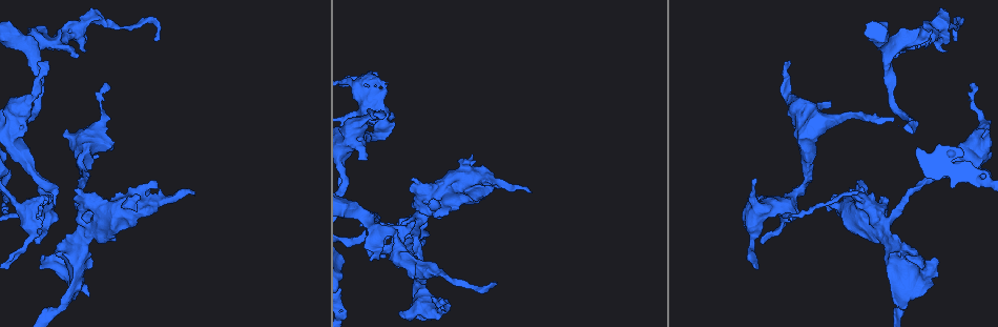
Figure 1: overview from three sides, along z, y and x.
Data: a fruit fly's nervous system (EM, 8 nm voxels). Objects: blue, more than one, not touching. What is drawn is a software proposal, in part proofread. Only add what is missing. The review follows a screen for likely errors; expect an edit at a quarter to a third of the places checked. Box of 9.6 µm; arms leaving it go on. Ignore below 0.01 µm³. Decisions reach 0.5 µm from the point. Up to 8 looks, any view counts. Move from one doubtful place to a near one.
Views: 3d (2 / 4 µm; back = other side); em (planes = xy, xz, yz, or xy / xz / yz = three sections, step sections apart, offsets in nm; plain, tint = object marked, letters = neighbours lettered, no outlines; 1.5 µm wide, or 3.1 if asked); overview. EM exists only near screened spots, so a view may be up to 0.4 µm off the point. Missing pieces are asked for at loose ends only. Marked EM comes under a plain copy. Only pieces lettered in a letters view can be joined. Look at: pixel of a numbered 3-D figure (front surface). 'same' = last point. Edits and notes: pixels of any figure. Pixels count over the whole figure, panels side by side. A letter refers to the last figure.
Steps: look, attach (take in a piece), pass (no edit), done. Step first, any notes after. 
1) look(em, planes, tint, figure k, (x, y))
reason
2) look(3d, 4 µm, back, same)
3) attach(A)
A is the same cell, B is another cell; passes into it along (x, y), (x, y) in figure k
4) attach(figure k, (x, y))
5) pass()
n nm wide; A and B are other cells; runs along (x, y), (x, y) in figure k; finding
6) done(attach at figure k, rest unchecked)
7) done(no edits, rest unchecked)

look(em, planes, letters, figure 1, (389, 255))
free end

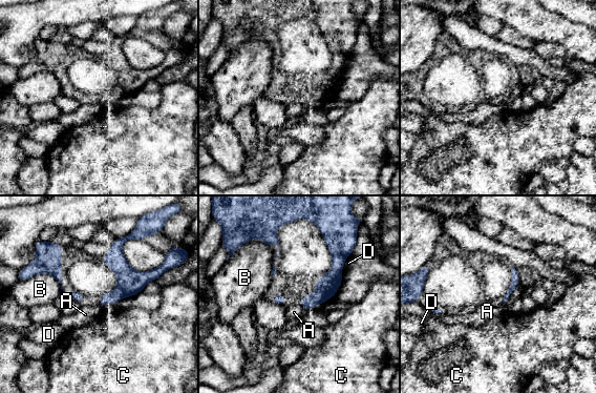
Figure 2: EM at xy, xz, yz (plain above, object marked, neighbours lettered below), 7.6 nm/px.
pass()
A, B, C and D are other cells; runs along (327, 241), (334, 277), (305, 306) in figure 2; no lettered piece goes on from it

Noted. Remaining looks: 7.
look(em, xy, step 4, letters, figure 1, (495, 285))
end of a long branch

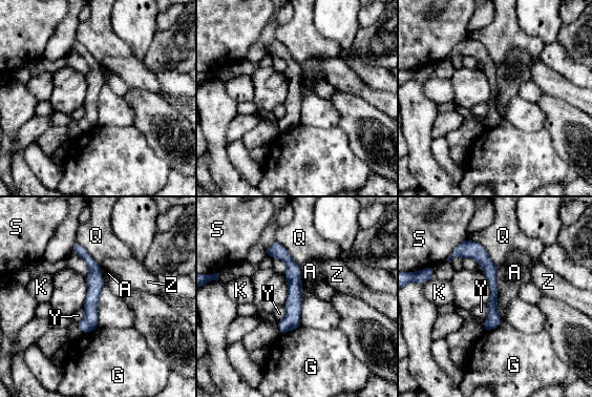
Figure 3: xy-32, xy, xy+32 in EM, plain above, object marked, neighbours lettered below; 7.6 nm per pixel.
pass()
100 nm wide; A, G, K, Q, S, Y and Z are other cells; runs along (466, 244), (490, 271), (492, 320), (486, 328) in figure 3; no lettered piece goes on from it

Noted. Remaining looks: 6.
look(3d, 2 µm, figure 1, (933, 257))
thick end

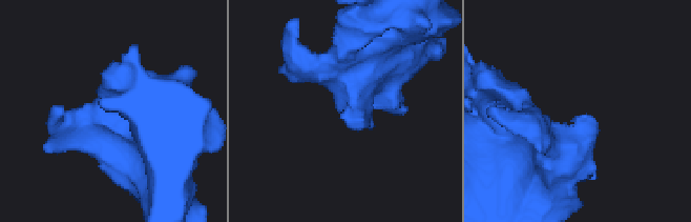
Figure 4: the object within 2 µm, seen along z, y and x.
look(em, planes, tint, figure 4, (584, 115))
now the EM

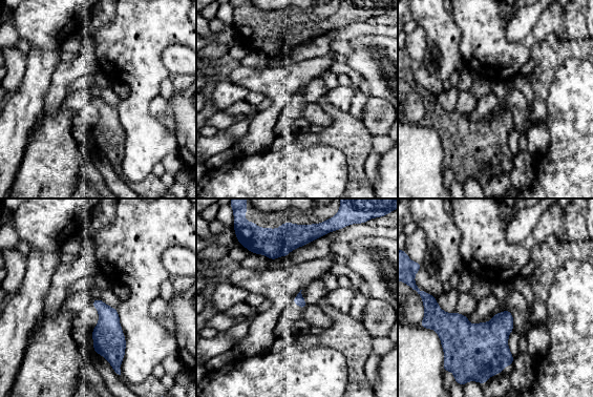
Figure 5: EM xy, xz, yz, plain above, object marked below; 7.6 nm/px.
look(em, planes, letters, same)

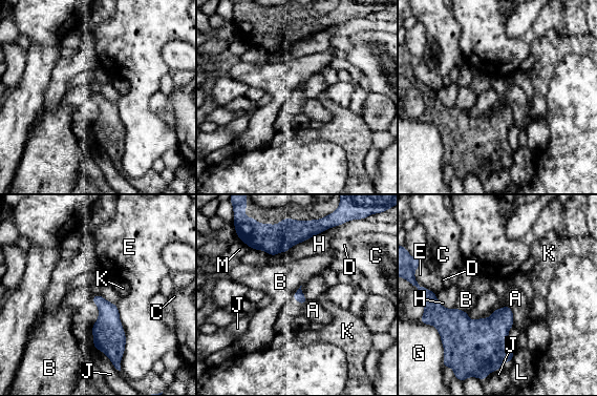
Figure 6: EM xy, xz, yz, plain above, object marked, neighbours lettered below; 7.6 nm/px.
pass()
A, B, C, D, E, G, H, J, K, L and M are other cells; none of them fits

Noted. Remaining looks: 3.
done(no edits, rest unchecked)

